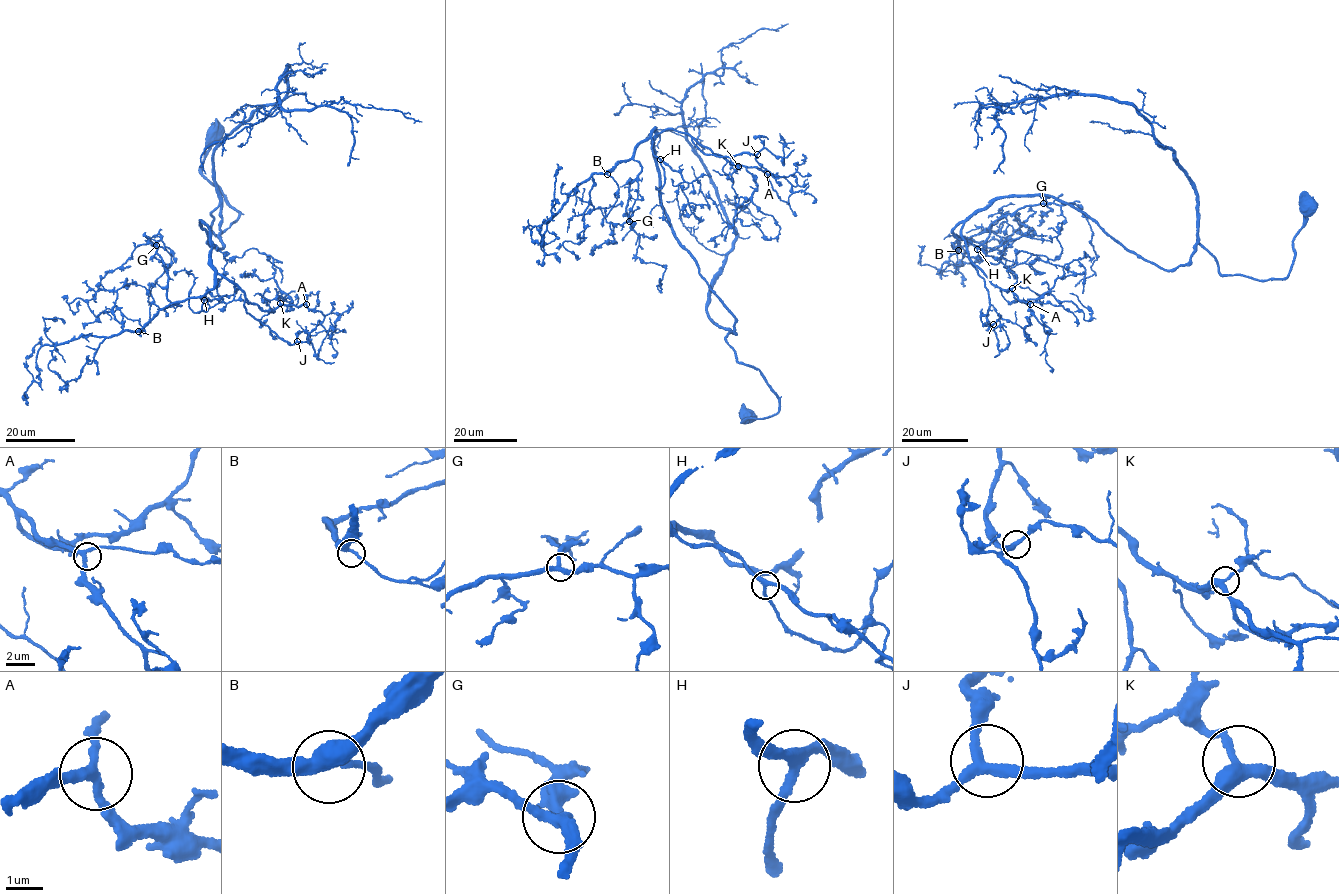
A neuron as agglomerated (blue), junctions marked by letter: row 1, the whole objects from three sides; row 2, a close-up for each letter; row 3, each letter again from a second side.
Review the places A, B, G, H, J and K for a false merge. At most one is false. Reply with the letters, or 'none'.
none

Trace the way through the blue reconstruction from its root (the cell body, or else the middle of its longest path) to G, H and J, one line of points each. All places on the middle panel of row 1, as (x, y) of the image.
G: (747, 415), (777, 412), (778, 395), (737, 361), (734, 316), (676, 239), (654, 128), (633, 158), (629, 221)
H: (747, 415), (777, 412), (778, 395), (737, 361), (726, 337), (734, 316), (676, 239), (660, 159)
J: (747, 415), (778, 395), (676, 239), (653, 141), (757, 154)

